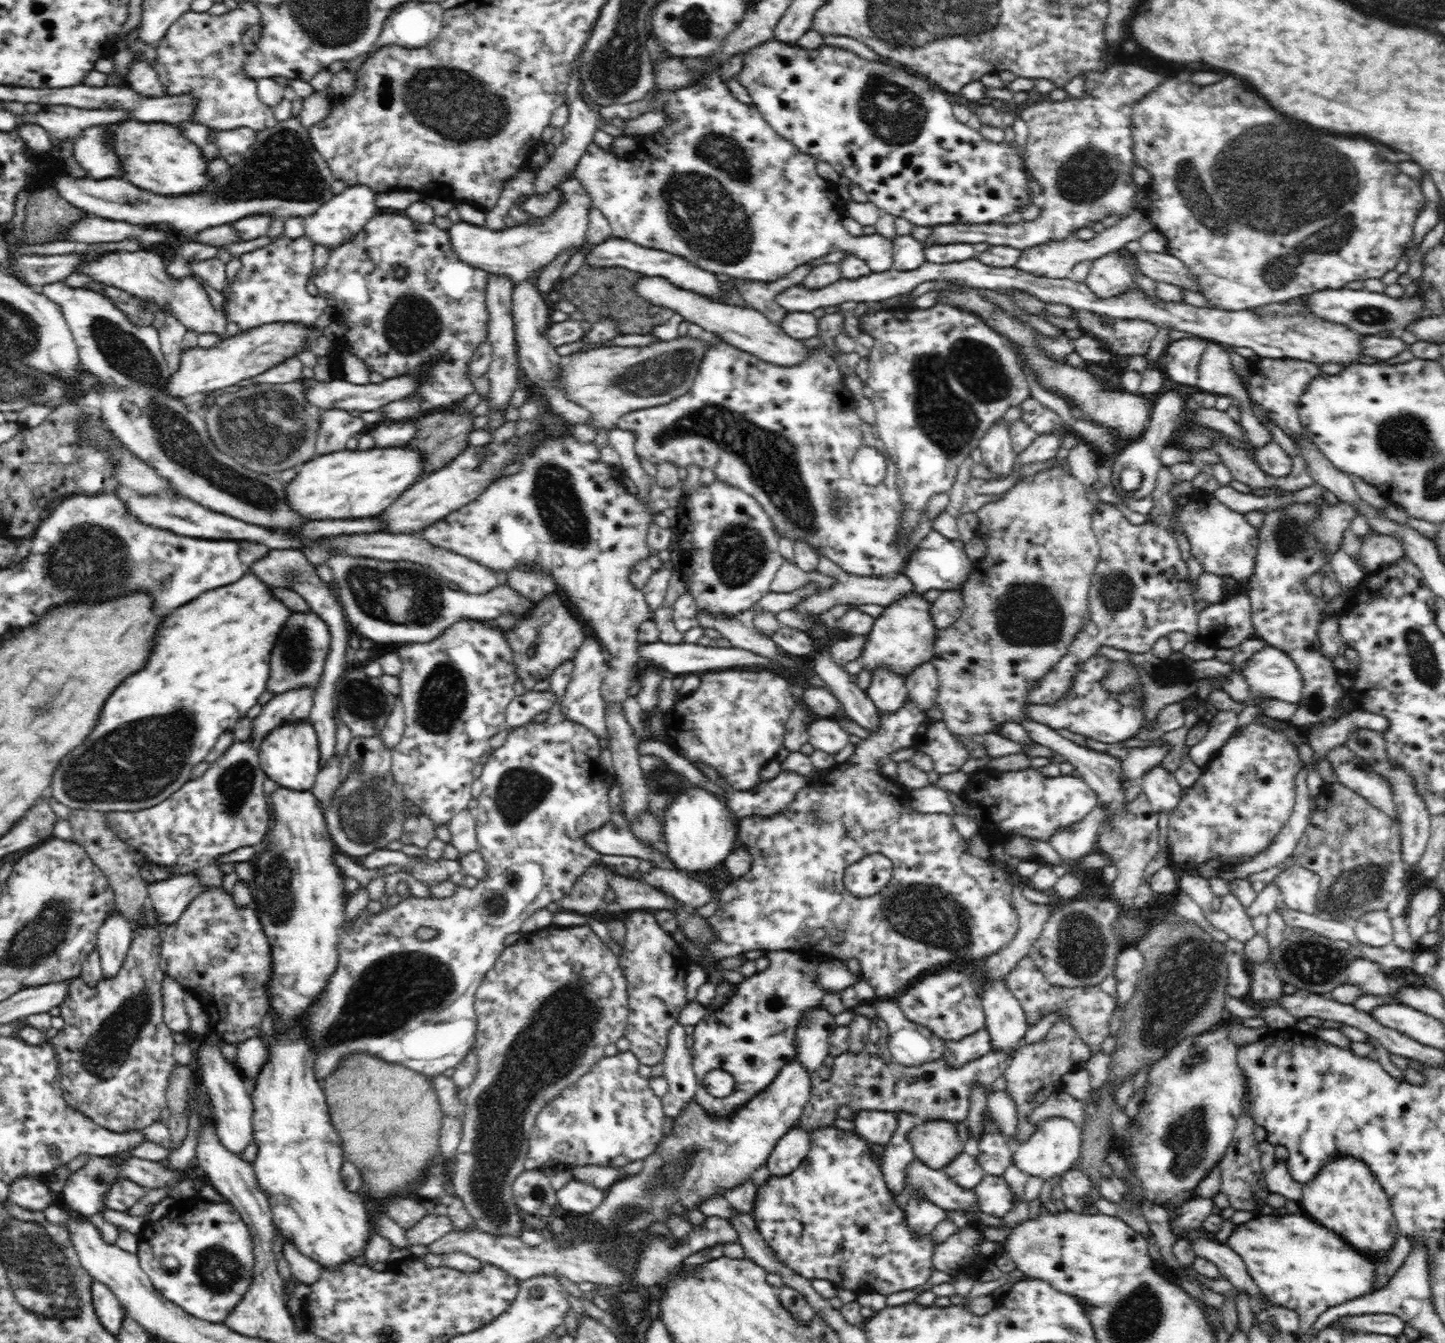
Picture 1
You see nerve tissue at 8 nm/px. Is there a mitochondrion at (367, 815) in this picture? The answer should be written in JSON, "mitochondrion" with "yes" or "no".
{"mitochondrion":"yes"}

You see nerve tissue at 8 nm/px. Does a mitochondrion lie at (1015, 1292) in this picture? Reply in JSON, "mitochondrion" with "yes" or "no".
{"mitochondrion":"no"}

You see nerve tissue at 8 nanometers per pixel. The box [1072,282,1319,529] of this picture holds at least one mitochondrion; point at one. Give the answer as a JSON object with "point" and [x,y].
{"point":[1276,315]}

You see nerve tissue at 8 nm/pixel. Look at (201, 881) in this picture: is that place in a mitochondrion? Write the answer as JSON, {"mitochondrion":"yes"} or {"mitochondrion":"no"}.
{"mitochondrion":"no"}

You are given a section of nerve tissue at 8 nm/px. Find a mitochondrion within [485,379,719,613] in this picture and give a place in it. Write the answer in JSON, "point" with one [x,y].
{"point":[560,509]}

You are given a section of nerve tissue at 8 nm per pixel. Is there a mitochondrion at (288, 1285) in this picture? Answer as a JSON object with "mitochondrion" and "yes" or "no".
{"mitochondrion":"no"}

